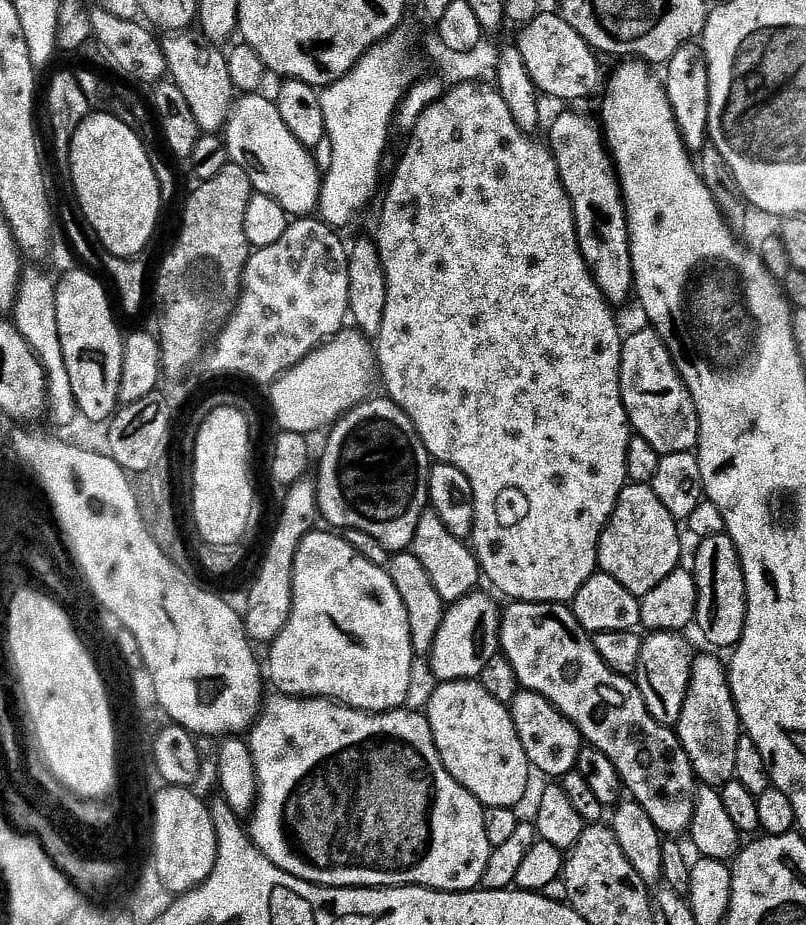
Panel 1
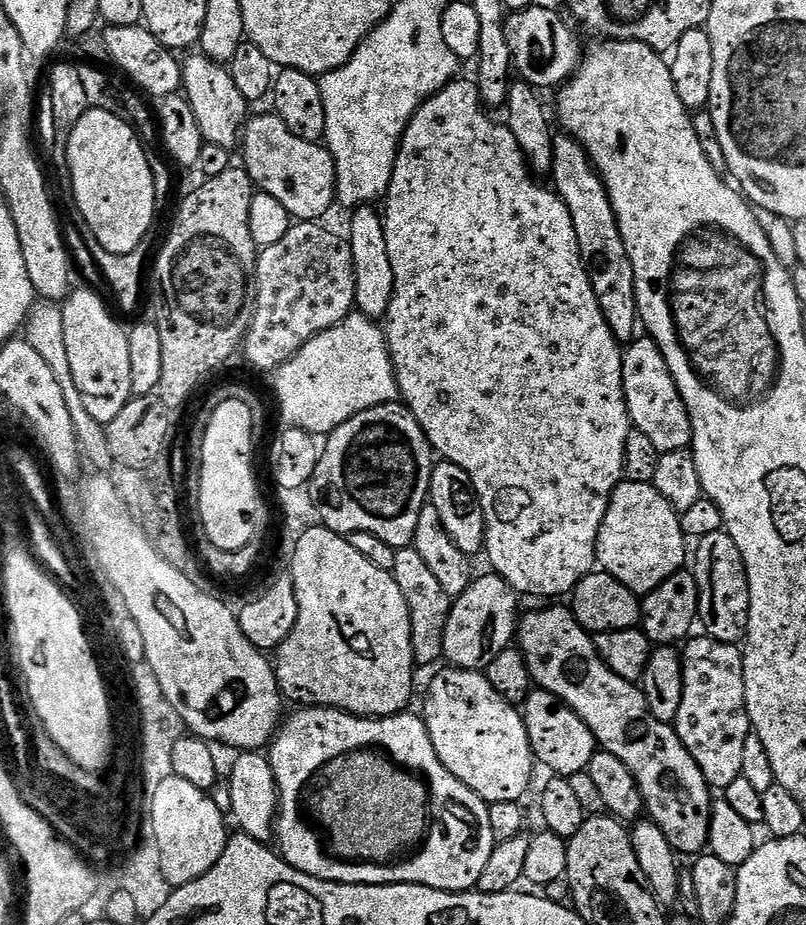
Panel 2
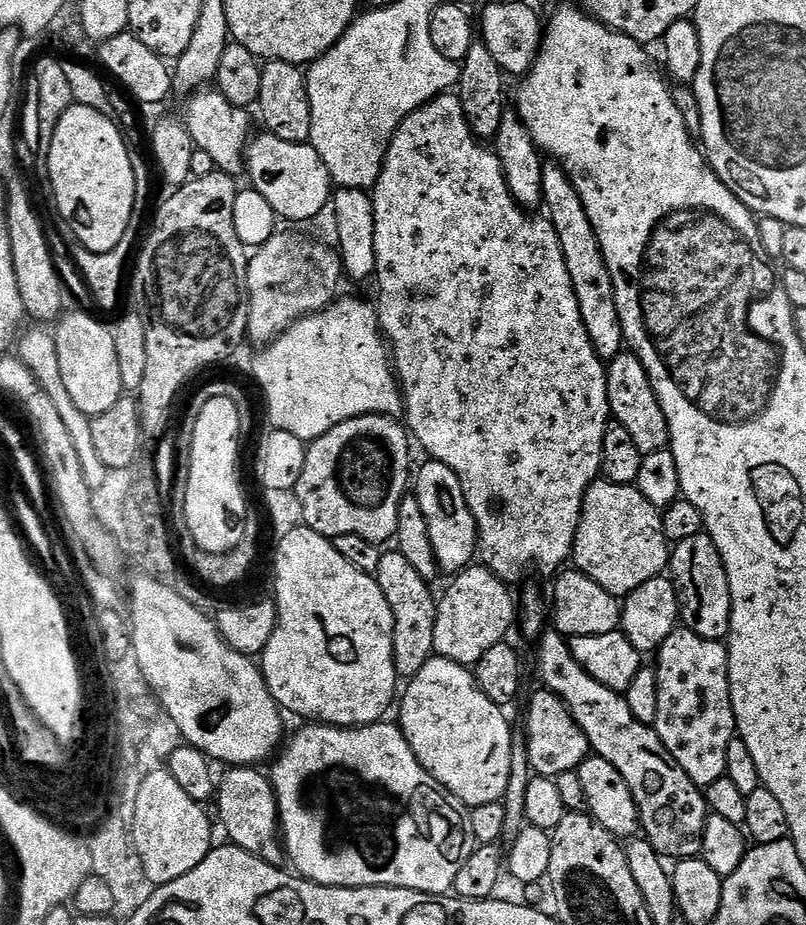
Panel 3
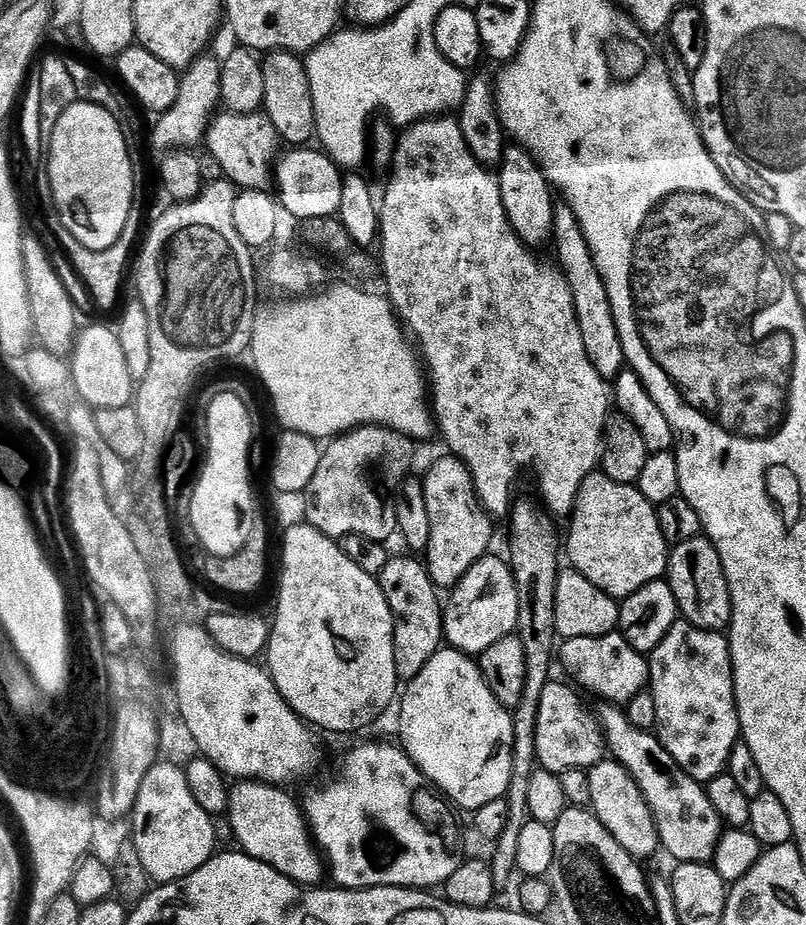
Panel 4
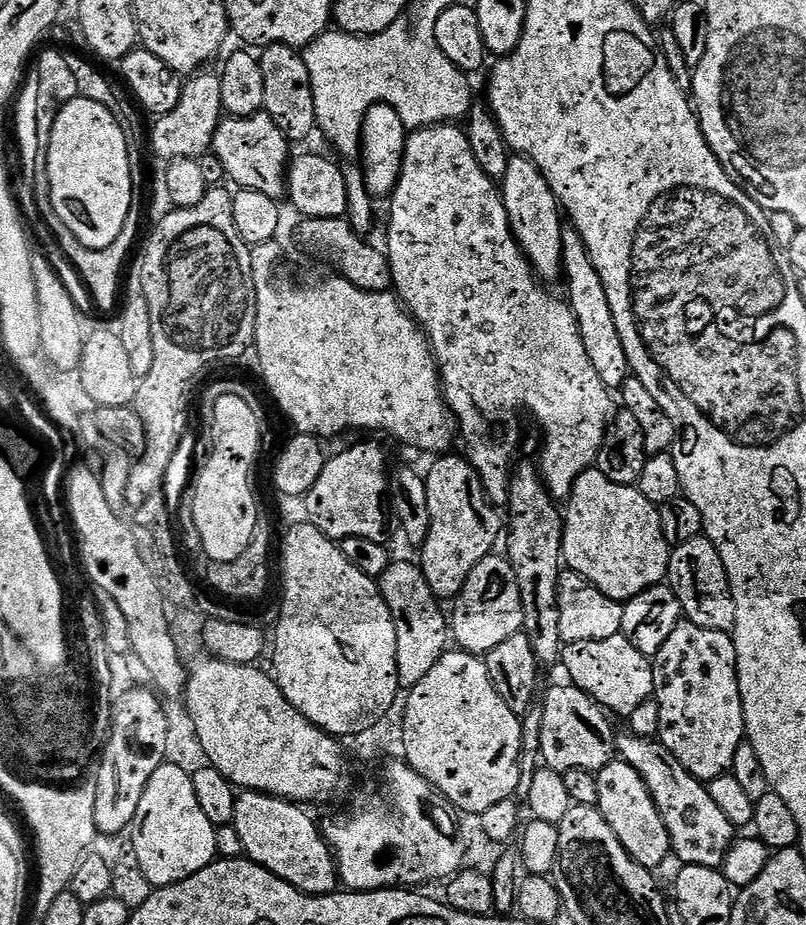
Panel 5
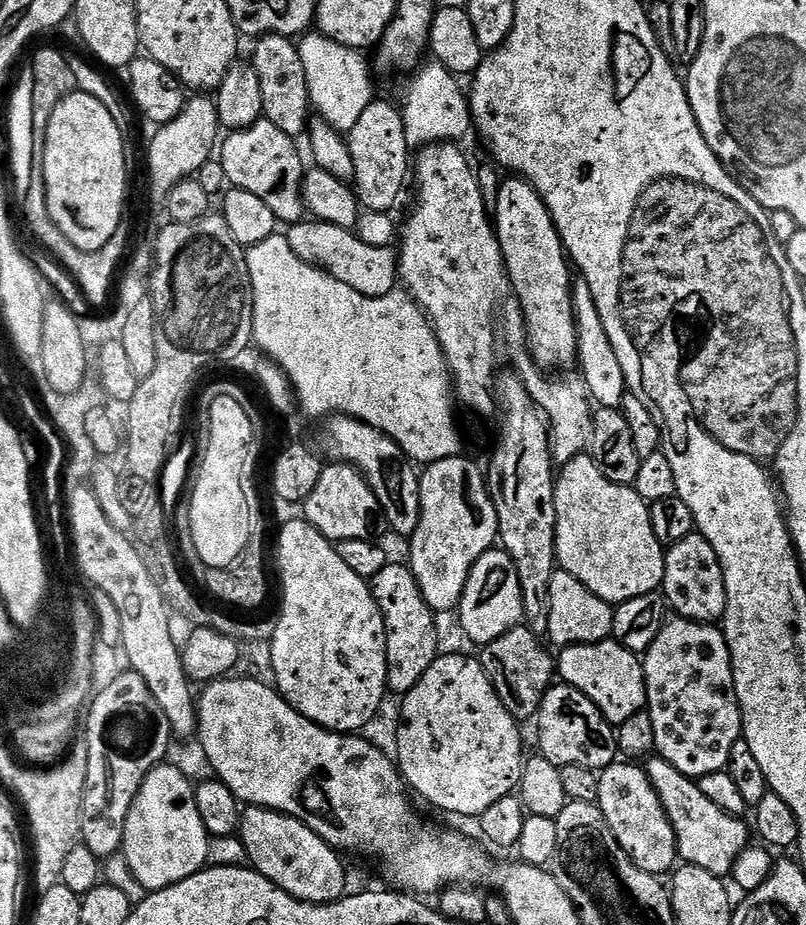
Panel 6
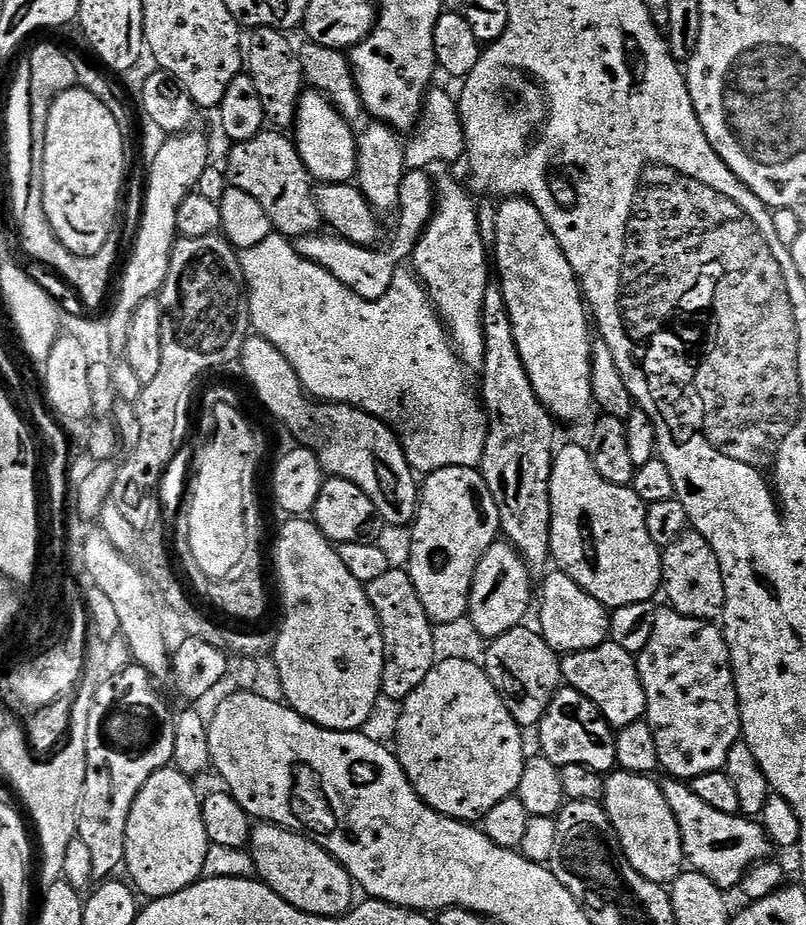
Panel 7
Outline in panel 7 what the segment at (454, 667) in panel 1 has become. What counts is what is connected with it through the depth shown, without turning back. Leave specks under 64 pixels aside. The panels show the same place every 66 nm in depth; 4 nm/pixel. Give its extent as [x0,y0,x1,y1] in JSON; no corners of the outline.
[467,542,534,640]

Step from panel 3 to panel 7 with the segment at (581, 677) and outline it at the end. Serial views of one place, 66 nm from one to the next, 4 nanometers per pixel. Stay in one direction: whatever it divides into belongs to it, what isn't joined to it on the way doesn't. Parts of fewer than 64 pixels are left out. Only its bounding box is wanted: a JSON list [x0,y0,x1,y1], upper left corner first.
[662,778,774,890]

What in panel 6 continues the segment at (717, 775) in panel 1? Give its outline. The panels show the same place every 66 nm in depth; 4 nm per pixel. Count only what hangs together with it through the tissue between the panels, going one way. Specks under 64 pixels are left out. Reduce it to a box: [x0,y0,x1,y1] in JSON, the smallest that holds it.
[642,615,742,778]

